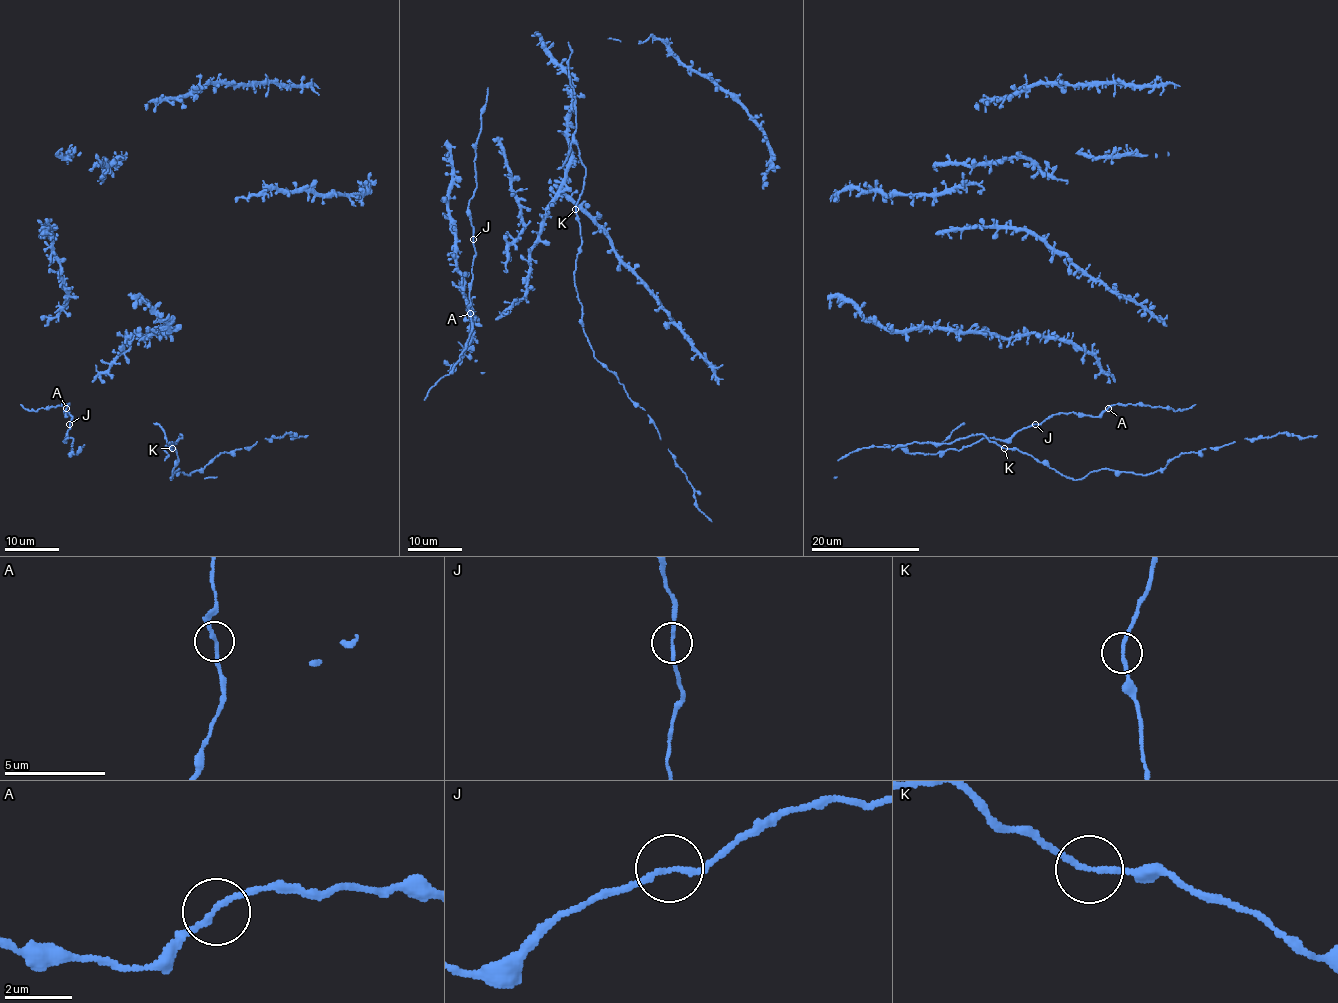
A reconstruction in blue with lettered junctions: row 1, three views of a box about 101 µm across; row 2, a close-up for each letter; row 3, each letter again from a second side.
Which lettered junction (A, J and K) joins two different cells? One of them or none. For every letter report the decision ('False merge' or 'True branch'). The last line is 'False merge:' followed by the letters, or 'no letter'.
A: True branch
J: True branch
K: True branch
False merge: no letter

